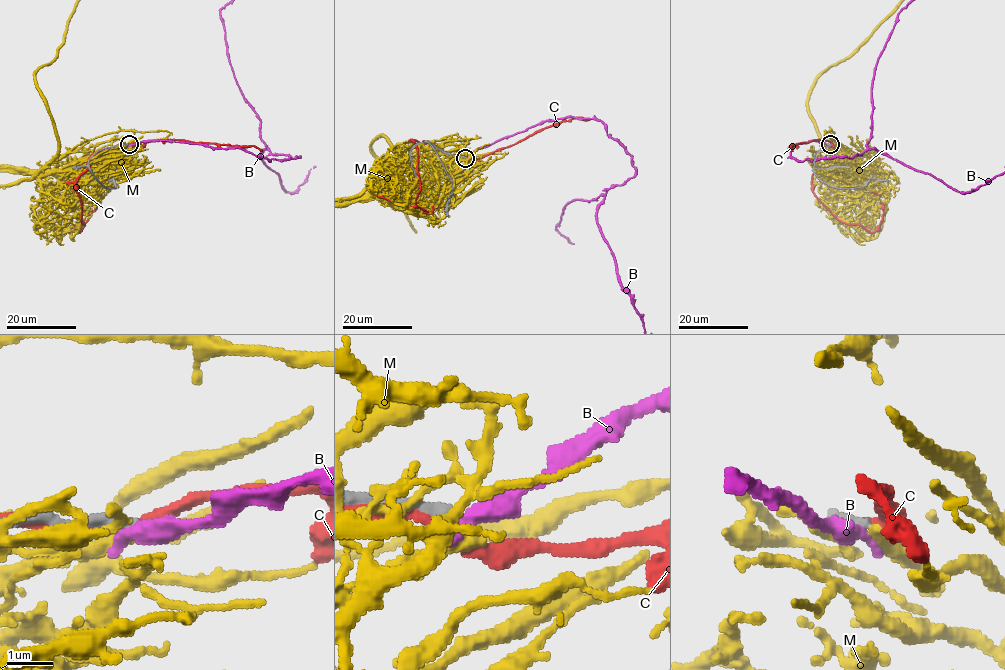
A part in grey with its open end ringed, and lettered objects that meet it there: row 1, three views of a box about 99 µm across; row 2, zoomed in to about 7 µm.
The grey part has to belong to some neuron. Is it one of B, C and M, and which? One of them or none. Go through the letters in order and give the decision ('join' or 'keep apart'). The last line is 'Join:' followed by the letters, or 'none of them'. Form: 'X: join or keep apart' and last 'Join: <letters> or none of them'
B: keep apart
C: keep apart
M: keep apart
Join: none of them

